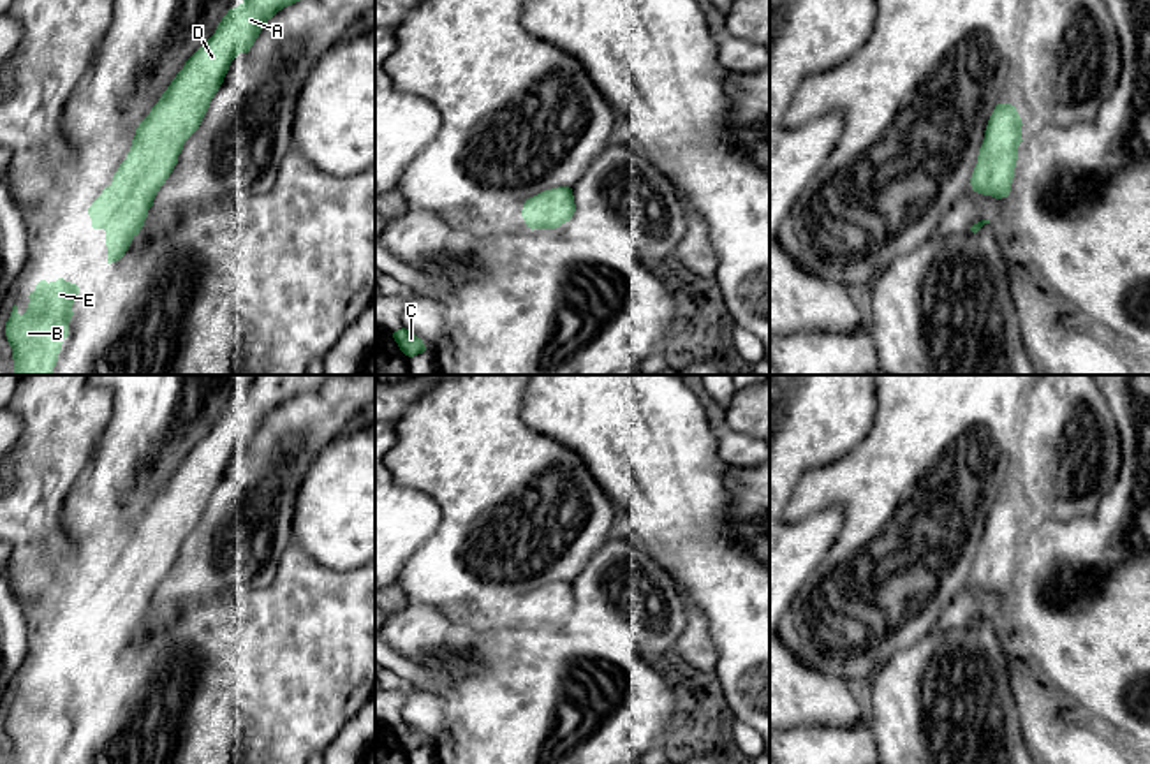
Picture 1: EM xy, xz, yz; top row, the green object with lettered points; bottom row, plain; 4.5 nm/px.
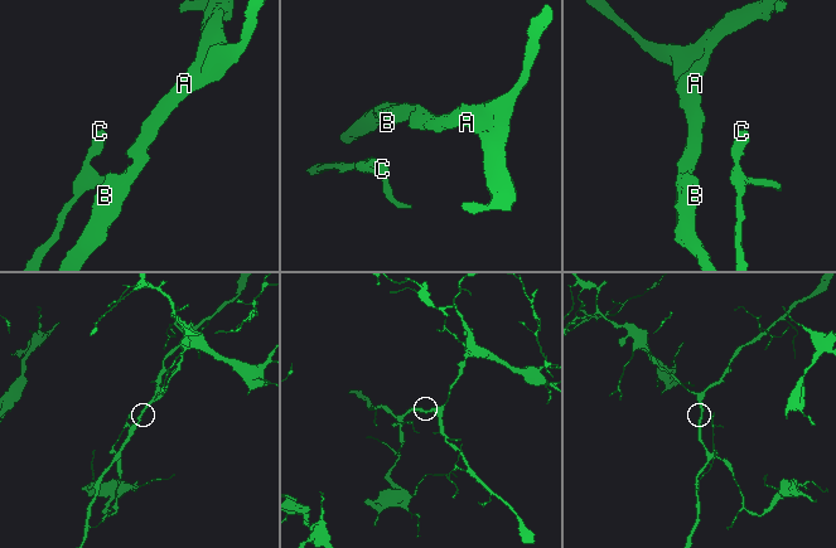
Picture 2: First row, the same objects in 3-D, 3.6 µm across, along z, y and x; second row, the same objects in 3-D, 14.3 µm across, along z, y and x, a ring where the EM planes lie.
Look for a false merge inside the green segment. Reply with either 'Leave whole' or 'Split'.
Leave whole

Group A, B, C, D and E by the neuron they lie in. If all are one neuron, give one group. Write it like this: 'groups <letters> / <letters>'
groups A B C D E

